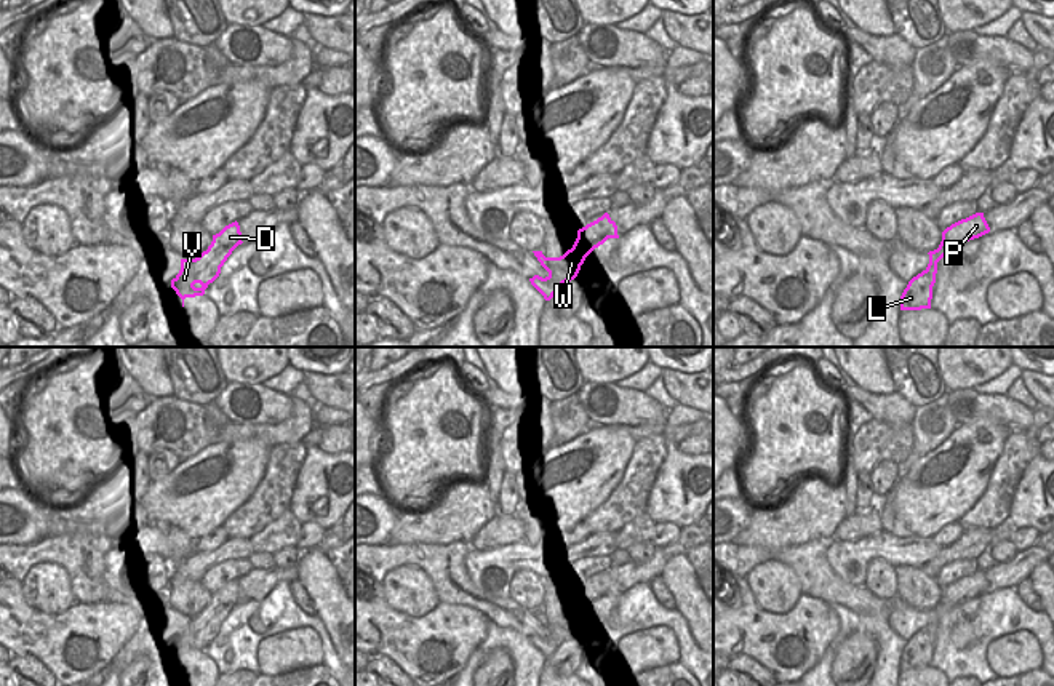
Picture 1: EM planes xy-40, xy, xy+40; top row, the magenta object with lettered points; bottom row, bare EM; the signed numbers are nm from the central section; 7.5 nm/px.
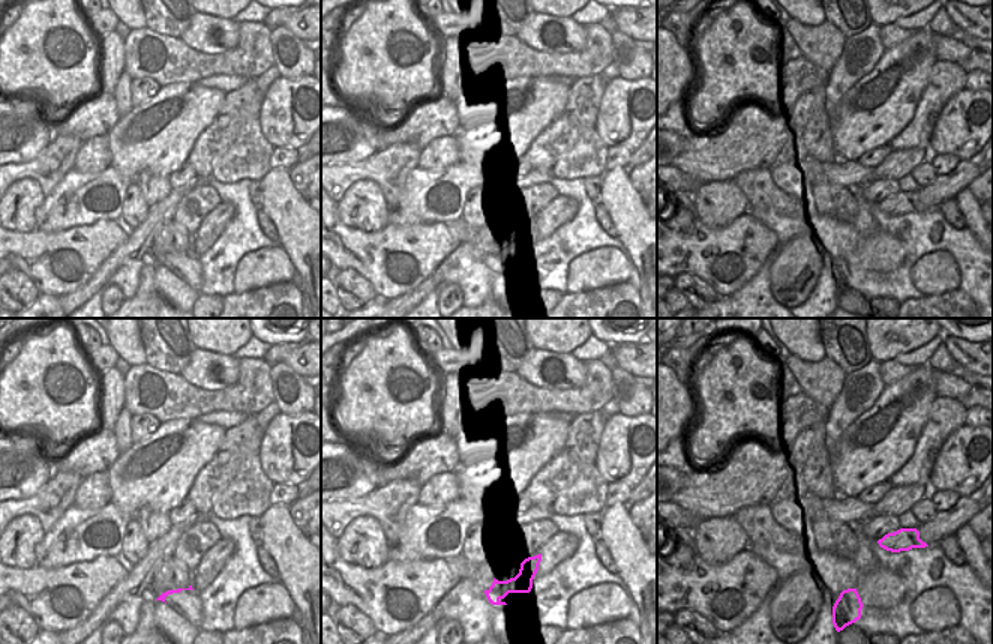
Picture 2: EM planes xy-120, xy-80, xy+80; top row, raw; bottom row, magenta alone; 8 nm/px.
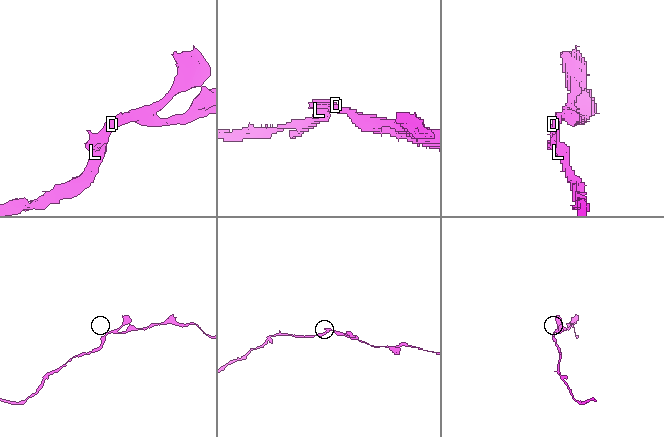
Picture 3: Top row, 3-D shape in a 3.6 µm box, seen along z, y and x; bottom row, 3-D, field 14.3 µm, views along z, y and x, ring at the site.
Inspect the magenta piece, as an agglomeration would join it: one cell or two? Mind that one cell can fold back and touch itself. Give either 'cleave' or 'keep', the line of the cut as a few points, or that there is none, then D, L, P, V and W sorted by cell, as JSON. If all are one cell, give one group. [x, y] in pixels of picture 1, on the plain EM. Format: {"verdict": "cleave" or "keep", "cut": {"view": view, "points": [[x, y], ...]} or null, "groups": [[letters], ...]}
{"verdict": "keep", "cut": null, "groups": [["D", "L", "P", "V", "W"]]}

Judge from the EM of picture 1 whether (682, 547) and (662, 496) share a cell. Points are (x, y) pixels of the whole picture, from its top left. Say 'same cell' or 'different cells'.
different cells

